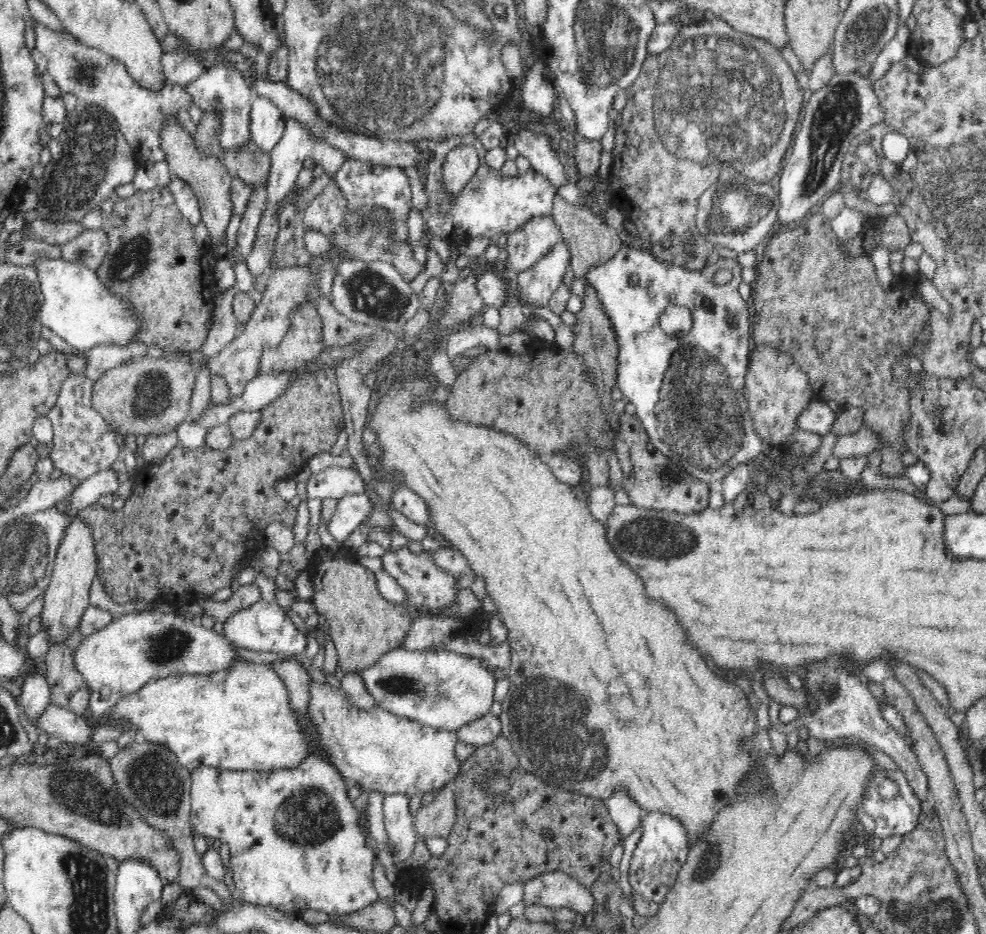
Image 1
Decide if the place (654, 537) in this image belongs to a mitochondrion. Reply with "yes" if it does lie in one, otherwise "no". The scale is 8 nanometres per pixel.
yes

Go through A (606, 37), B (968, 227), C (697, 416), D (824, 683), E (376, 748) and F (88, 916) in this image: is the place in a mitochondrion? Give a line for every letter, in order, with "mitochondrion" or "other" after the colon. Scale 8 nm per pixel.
A: mitochondrion
B: mitochondrion
C: mitochondrion
D: mitochondrion
E: other
F: mitochondrion

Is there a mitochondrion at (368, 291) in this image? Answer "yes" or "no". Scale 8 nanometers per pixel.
yes

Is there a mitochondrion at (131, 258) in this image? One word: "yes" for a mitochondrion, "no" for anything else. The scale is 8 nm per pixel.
yes

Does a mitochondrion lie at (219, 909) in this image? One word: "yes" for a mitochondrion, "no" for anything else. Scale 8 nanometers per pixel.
no

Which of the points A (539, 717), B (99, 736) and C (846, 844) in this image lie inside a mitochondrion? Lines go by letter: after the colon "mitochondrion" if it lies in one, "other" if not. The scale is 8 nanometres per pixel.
A: mitochondrion
B: other
C: other

